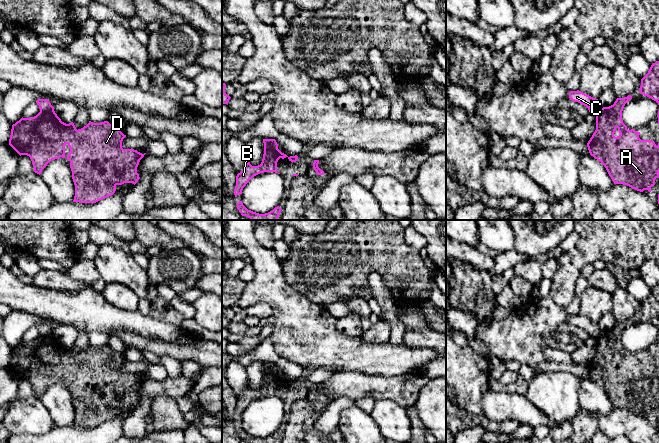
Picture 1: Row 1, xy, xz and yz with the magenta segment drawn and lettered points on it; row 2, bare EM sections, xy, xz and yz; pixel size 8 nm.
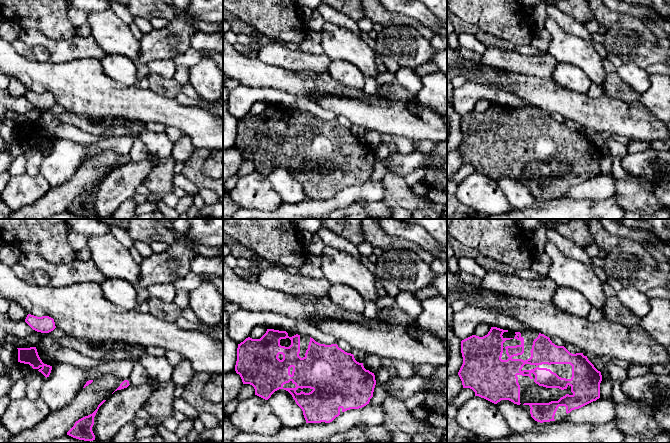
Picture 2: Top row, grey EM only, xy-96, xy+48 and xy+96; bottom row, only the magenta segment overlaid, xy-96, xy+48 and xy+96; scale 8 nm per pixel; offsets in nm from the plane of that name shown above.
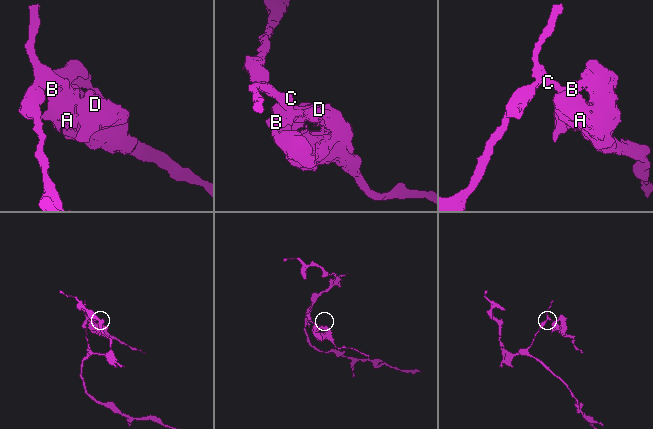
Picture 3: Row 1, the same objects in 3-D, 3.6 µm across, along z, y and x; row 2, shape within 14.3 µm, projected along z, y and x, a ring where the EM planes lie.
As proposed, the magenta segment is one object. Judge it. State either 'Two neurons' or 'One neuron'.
Two neurons

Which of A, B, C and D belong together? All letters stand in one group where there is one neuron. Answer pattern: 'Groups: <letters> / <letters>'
Groups: A B D / C

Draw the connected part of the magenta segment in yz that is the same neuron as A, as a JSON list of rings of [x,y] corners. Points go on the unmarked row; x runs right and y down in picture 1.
[[[631,319],[617,322],[613,329],[603,331],[596,338],[596,354],[587,367],[591,380],[600,385],[606,392],[614,408],[623,408],[643,416],[655,409],[659,401],[659,367],[653,364],[641,364],[640,356],[628,354],[622,344],[625,328],[632,323]]]

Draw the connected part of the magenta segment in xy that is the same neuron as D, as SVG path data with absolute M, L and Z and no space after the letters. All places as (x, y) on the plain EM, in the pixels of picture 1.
M54 334L40 335L36 340L21 342L12 349L9 369L21 380L30 381L34 396L41 398L47 388L60 381L67 382L71 386L72 403L75 409L75 420L73 426L96 427L113 419L117 409L124 407L133 407L134 409L140 403L137 397L137 391L144 378L134 373L123 373L122 365L126 361L120 353L112 350L108 345L101 347L89 347L81 353L76 353L73 346L66 348L61 345Z

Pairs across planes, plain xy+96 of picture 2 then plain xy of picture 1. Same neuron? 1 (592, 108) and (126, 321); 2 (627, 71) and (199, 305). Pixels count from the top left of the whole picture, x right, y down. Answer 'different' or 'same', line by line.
1: different
2: different

